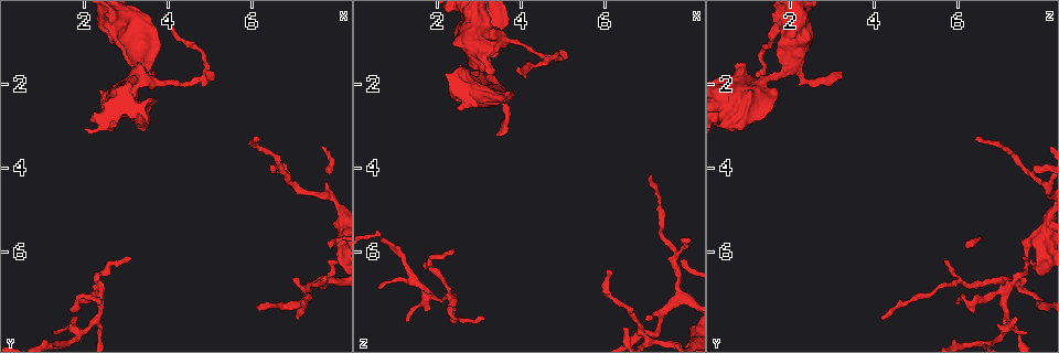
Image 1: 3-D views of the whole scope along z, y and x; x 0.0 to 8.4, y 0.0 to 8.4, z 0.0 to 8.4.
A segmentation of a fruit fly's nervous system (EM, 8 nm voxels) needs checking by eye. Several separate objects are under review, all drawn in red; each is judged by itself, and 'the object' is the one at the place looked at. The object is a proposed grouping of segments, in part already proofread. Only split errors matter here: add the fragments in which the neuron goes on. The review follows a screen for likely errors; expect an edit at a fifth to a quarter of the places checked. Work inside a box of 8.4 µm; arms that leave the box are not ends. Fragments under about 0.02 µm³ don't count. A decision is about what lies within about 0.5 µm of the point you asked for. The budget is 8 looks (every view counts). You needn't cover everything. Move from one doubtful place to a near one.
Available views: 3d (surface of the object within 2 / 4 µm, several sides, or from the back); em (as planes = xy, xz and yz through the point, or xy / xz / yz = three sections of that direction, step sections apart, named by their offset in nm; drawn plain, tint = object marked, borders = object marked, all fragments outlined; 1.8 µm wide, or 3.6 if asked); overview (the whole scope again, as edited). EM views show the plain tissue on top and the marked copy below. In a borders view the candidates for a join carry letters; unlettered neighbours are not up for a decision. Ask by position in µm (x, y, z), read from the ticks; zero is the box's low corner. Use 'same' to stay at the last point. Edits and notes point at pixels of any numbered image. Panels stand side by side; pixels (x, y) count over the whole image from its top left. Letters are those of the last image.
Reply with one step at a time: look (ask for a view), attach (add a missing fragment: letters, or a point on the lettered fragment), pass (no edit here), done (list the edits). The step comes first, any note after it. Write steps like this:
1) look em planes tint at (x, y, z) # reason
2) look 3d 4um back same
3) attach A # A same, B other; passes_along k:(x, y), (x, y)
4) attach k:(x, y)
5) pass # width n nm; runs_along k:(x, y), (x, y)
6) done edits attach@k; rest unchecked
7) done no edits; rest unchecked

look em xz step 8 borders at (2.85, 1.15, 1.75) # branch stops here

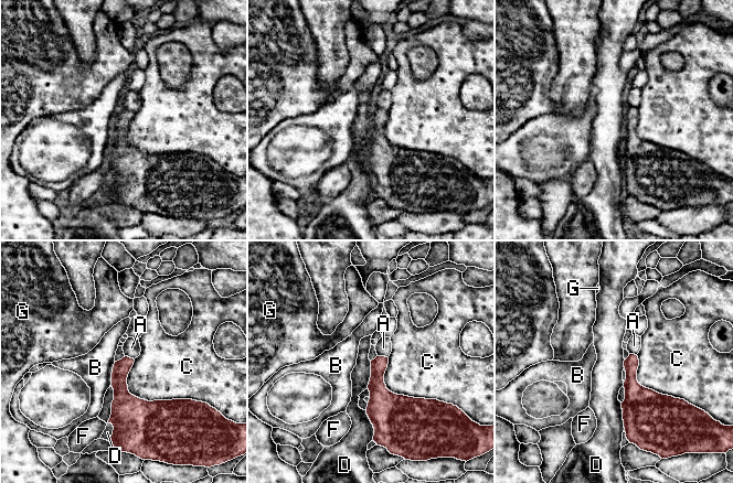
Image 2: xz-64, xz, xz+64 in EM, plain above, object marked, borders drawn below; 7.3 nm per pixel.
pass # A other, B other, C other, D other, F other, G other; border 2:(365, 410), (373, 428), (373, 440); none of them fits

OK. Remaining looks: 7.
look 3d 2um at (3.50, 1.75, 3.25) # thin end

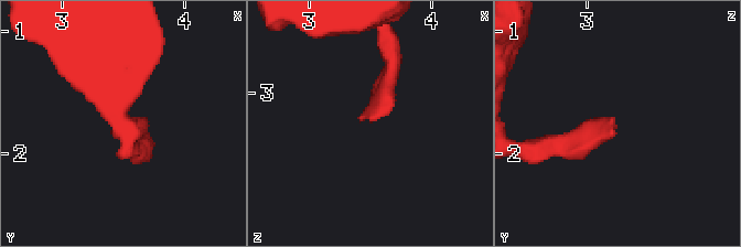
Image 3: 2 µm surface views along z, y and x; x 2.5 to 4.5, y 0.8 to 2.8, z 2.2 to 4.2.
look em xy step 8 borders at (3.52, 1.72, 3.22) # need the tissue

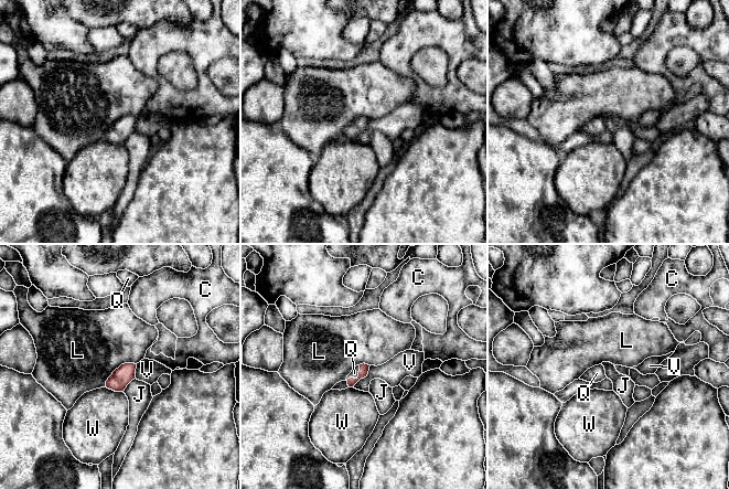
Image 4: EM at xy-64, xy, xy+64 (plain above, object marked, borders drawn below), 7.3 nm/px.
look em planes borders same

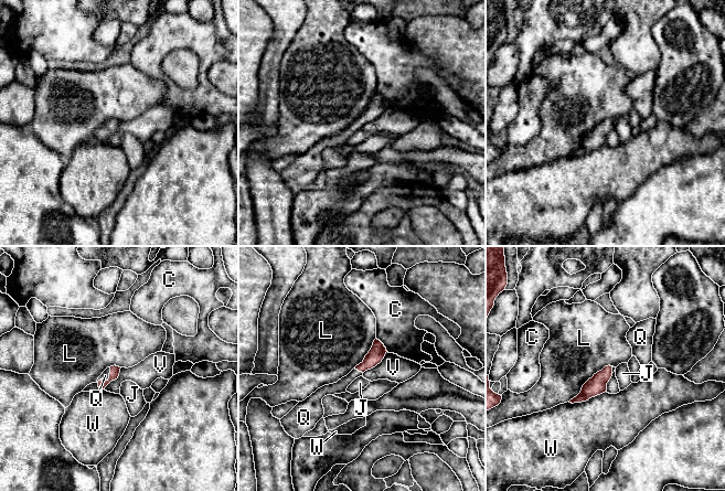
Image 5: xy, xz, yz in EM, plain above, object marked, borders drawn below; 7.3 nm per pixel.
attach Q # C other, J other, L other, Q same, V other, W other; the neuron continues

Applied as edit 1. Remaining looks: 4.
look overview

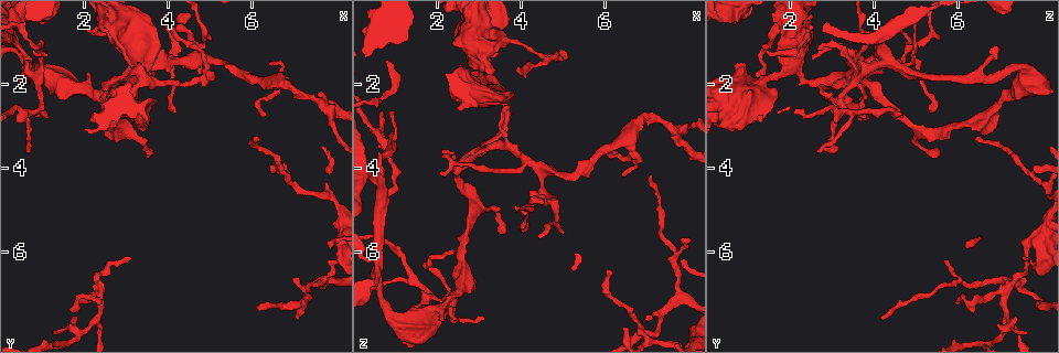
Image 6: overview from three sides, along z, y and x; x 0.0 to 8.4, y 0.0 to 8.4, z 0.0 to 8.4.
look 3d 2um at (0.65, 1.50, 4.30)

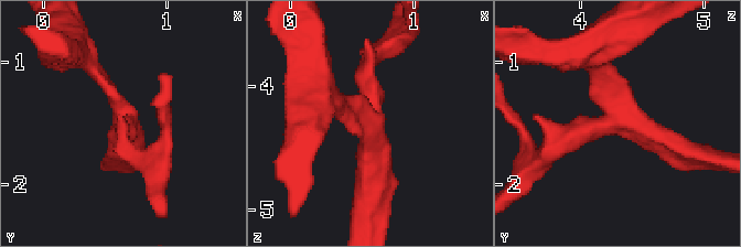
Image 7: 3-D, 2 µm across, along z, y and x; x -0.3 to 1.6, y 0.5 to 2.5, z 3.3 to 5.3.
look em planes borders at (0.64, 1.46, 4.34) # arms 3; arm_widths 180, 190, 260 nm; shape alone is not enough

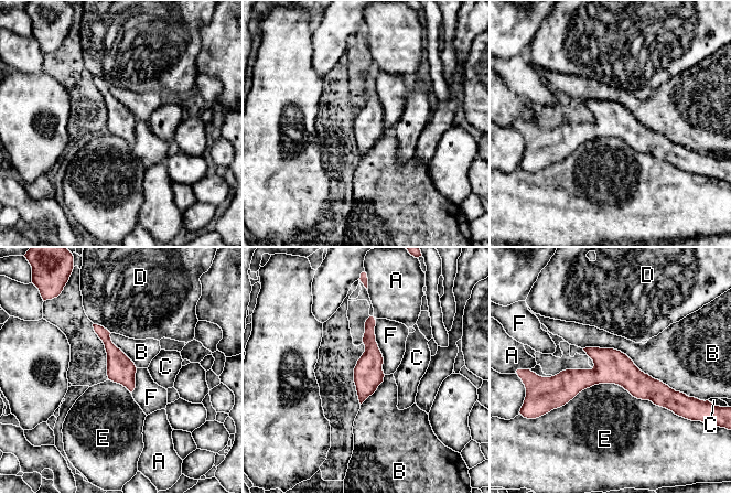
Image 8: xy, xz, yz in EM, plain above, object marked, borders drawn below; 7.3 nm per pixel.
pass # A other, B other, C other, D other, E other, F other; runs_along 8:(548, 383), (629, 376), (675, 394); no lettered fragment goes on from it

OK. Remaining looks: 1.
done edits attach@5; rest unchecked

